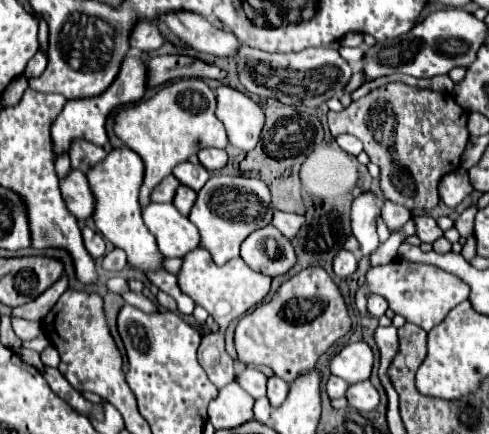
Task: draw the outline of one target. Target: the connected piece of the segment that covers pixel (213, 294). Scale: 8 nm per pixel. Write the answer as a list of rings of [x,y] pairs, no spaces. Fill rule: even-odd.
[[[198,247],[192,253],[188,253],[188,257],[184,257],[184,265],[178,273],[178,285],[182,293],[192,297],[194,303],[202,303],[218,323],[224,321],[220,329],[226,329],[226,321],[232,321],[238,317],[236,307],[240,307],[240,317],[242,317],[248,309],[262,303],[270,291],[270,283],[272,283],[272,277],[250,269],[240,257],[228,261],[222,267],[216,265],[212,261],[212,255],[204,247]],[[216,307],[228,307],[228,309],[224,309],[226,313],[220,313],[220,309]]]

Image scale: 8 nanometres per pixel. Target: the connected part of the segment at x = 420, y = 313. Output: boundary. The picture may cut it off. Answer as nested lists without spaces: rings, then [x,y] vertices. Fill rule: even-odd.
[[[394,259],[392,263],[371,268],[366,274],[364,287],[360,287],[356,293],[356,305],[360,311],[364,311],[364,301],[370,293],[380,293],[382,297],[386,297],[386,301],[394,313],[404,315],[410,323],[416,323],[424,331],[430,331],[444,321],[444,317],[450,313],[450,309],[454,309],[458,303],[468,299],[470,289],[456,275],[452,275],[440,267]]]

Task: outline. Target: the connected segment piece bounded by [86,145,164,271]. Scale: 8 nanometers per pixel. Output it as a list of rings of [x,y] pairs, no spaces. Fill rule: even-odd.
[[[118,147],[108,157],[96,165],[96,169],[88,171],[88,183],[96,195],[96,213],[94,221],[98,231],[114,243],[114,247],[120,247],[128,255],[128,265],[138,271],[158,271],[162,267],[164,255],[160,253],[156,239],[148,231],[148,227],[142,221],[142,209],[138,205],[138,191],[142,187],[144,179],[144,161],[136,155],[136,151],[128,147]]]

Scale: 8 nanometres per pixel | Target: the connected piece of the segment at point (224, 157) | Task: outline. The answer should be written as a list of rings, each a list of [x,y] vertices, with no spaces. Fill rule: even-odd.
[[[206,147],[206,149],[200,149],[198,159],[200,159],[200,163],[202,163],[208,171],[220,171],[220,169],[224,169],[226,163],[228,163],[228,153],[226,153],[224,149]]]

